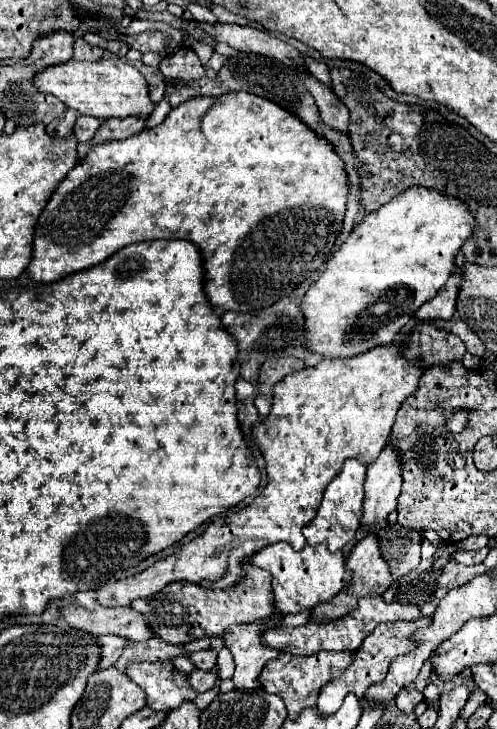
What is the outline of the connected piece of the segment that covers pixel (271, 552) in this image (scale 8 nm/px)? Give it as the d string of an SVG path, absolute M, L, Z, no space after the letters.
M276 542L260 552L252 554L250 564L268 570L272 574L272 594L274 594L274 610L280 614L298 614L302 610L310 610L320 602L332 600L340 590L346 588L350 576L344 568L344 554L342 552L328 552L326 544L318 546L304 546L296 552L290 544Z

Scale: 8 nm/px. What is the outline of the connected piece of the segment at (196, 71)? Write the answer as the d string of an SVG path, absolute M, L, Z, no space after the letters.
M180 48L178 52L172 52L162 58L162 74L170 78L186 78L186 80L198 80L206 76L206 68L200 64L196 52L192 48Z

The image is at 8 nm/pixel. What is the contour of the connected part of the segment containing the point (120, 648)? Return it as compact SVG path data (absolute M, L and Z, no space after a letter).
M100 636L100 642L102 642L102 662L100 666L102 668L110 668L116 664L116 660L120 658L120 654L124 652L128 640L122 638L122 636Z

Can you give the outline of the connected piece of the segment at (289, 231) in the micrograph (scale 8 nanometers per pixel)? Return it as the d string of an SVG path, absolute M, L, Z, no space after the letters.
M226 92L222 96L196 96L186 100L178 108L172 108L170 114L164 118L164 122L154 128L144 128L142 132L126 140L108 140L104 144L92 146L88 156L80 160L66 174L66 178L60 182L50 202L46 204L34 230L34 252L28 272L34 282L56 282L72 272L80 272L84 268L104 262L108 256L112 256L114 252L118 252L120 248L132 242L156 240L156 238L184 238L184 240L192 240L202 250L208 300L224 310L254 312L266 308L268 304L274 304L282 296L288 296L296 286L300 286L304 280L308 280L326 264L326 260L332 256L332 250L336 248L336 238L340 236L344 226L346 202L348 202L348 172L344 168L342 158L324 136L318 136L298 116L286 112L272 100L266 100L262 96L252 96L248 92Z

